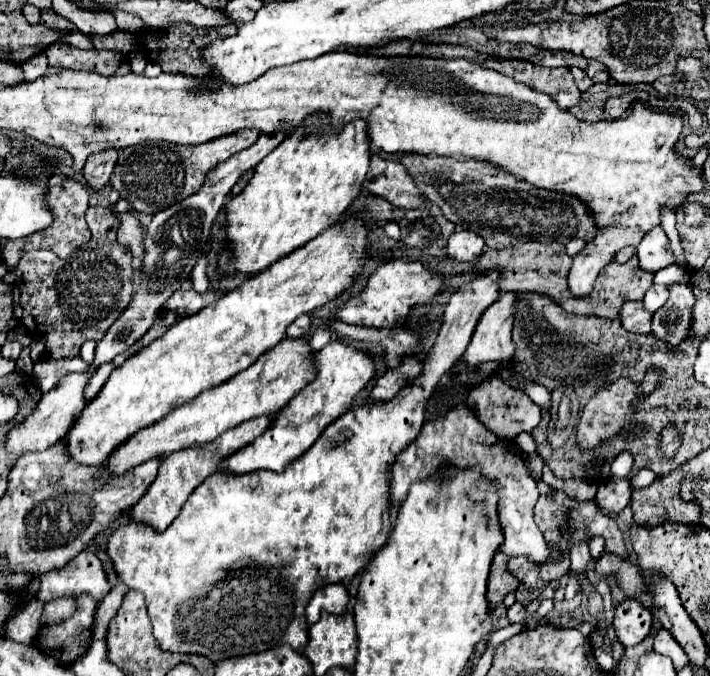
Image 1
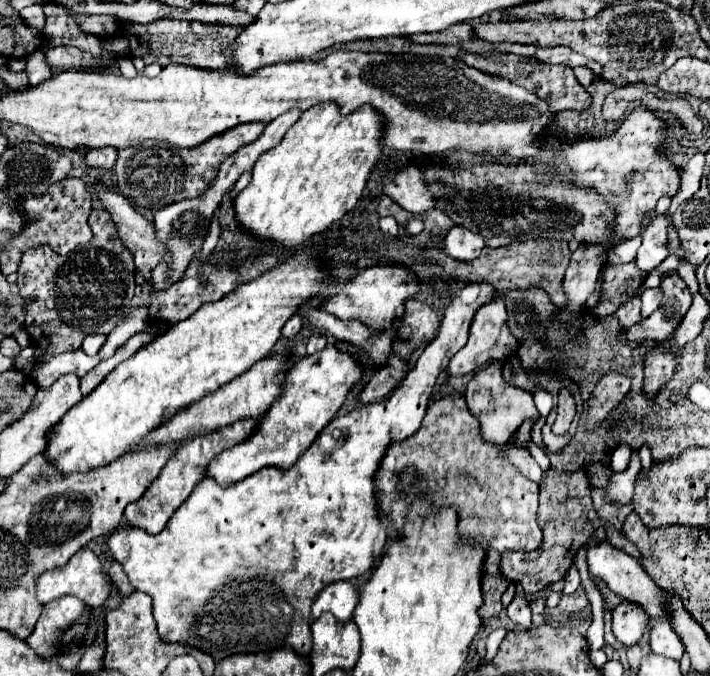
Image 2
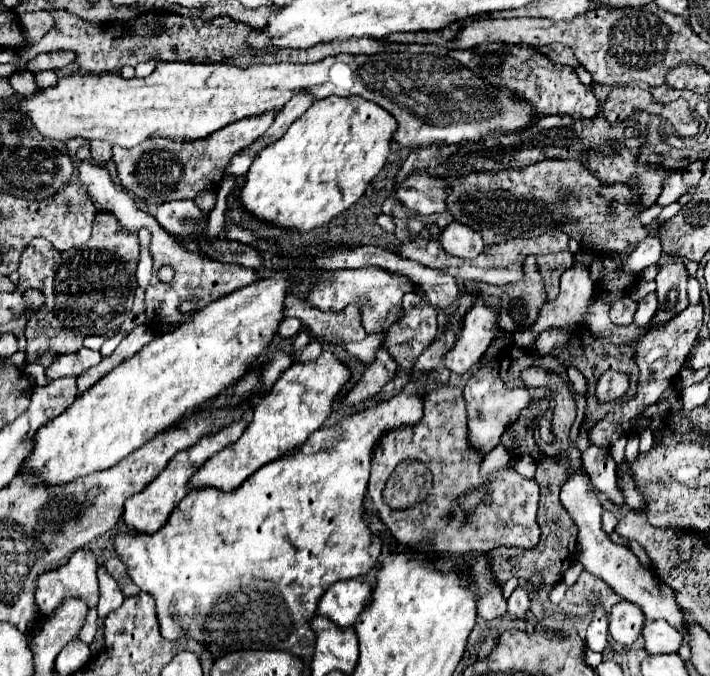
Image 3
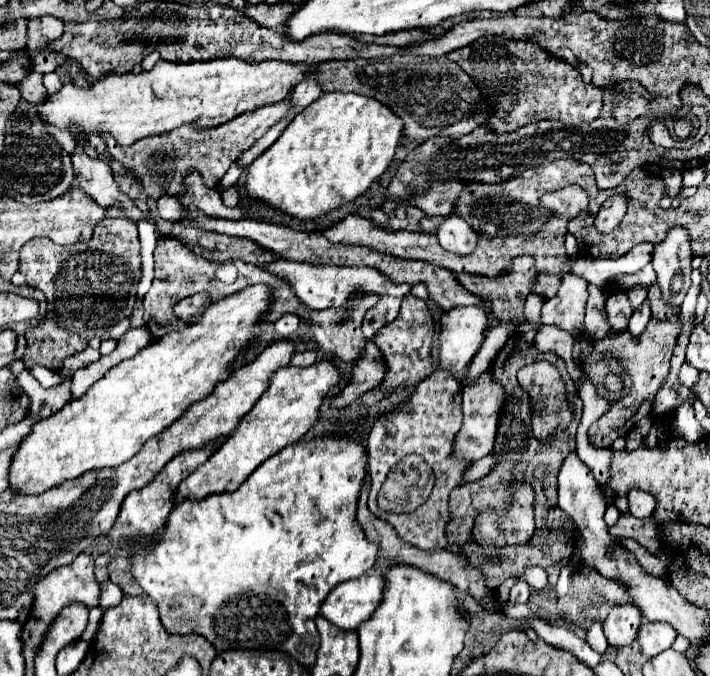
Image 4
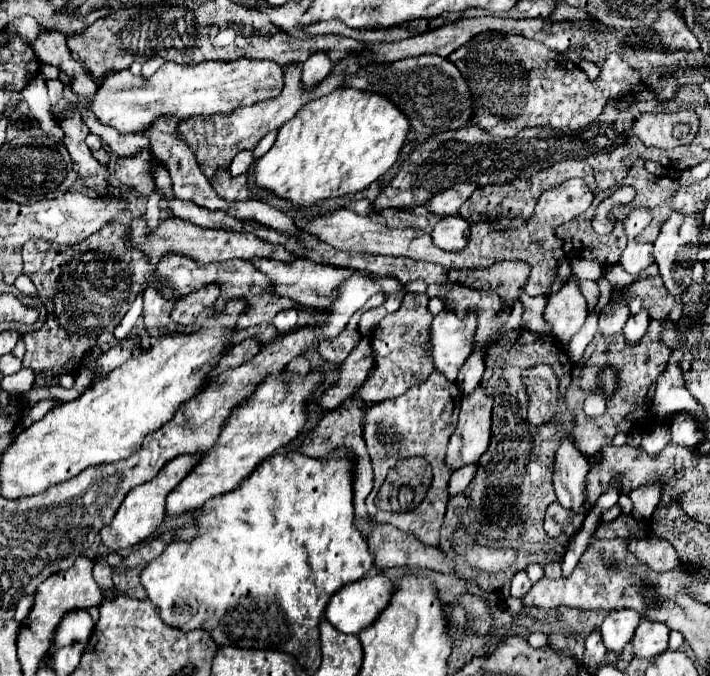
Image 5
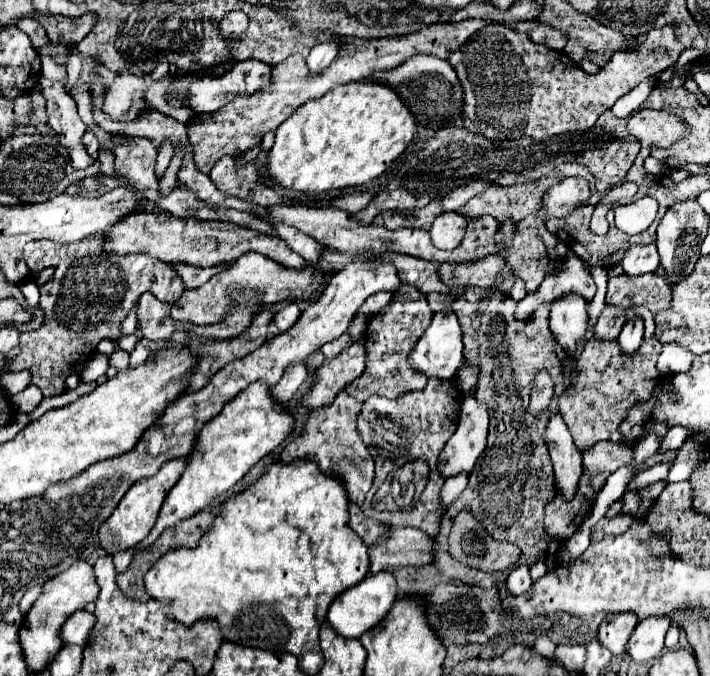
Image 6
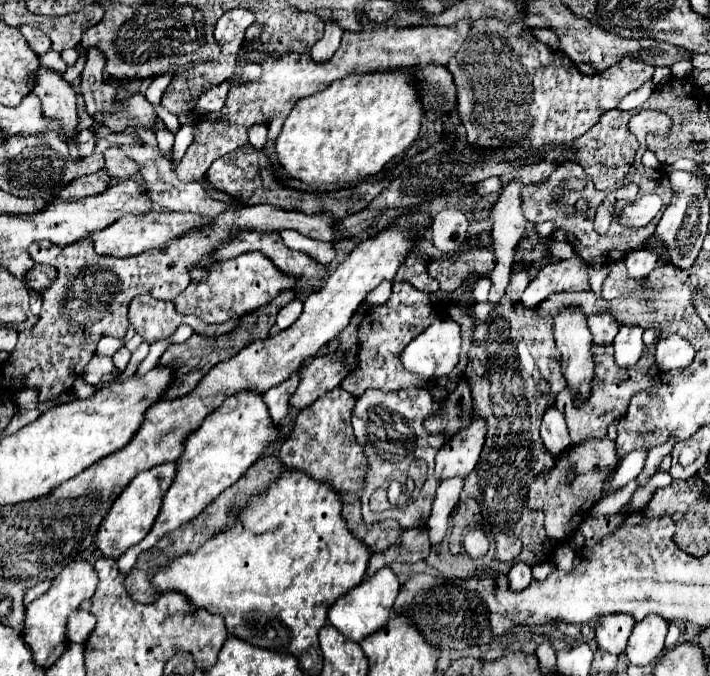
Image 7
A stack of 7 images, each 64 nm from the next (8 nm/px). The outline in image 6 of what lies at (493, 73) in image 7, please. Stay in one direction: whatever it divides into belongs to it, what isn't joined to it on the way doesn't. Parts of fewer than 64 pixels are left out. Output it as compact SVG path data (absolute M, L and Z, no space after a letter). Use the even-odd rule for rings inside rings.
M488 24L470 36L448 62L458 72L458 78L464 86L466 100L466 126L474 126L474 132L484 134L490 140L512 140L520 136L530 136L534 140L544 140L554 134L570 134L570 132L586 132L598 120L598 116L614 106L614 102L636 88L642 80L656 76L664 68L675 64L678 56L686 50L676 40L676 32L672 26L663 29L652 29L646 36L638 52L614 52L608 64L596 74L586 74L576 62L568 60L564 52L544 48L544 44L532 42L526 34L514 32L512 28L504 28L502 24Z

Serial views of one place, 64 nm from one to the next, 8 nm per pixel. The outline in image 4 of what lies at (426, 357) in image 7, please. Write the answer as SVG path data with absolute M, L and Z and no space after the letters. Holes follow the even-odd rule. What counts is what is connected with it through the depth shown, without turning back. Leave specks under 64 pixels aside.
M458 306L458 308L450 310L448 314L444 314L440 324L442 324L442 330L440 330L440 364L452 374L462 372L472 362L472 358L476 356L476 352L480 350L480 346L484 342L484 332L490 326L488 312L480 306Z

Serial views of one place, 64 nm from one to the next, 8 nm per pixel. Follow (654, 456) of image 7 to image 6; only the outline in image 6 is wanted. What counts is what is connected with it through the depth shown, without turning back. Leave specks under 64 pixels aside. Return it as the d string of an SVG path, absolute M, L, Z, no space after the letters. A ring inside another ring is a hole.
M674 426L674 428L670 428L670 432L666 434L666 438L664 438L664 442L662 442L662 446L660 446L660 454L662 452L668 452L668 450L678 450L684 442L688 442L688 440L692 440L692 432L690 430L686 430L684 426Z

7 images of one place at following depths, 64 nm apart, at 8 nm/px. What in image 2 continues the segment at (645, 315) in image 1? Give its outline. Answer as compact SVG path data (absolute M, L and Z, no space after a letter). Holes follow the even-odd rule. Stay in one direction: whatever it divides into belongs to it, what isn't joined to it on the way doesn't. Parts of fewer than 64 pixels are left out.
M632 298L632 300L624 302L614 316L620 320L622 328L630 328L632 324L640 324L642 322L642 316L640 316L640 298Z

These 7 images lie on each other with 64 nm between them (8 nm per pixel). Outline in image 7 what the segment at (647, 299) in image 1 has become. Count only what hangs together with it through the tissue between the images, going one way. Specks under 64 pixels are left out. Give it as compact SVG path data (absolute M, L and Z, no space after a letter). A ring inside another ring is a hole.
M620 326L618 336L614 338L614 352L618 366L634 366L642 354L644 328L640 326Z

